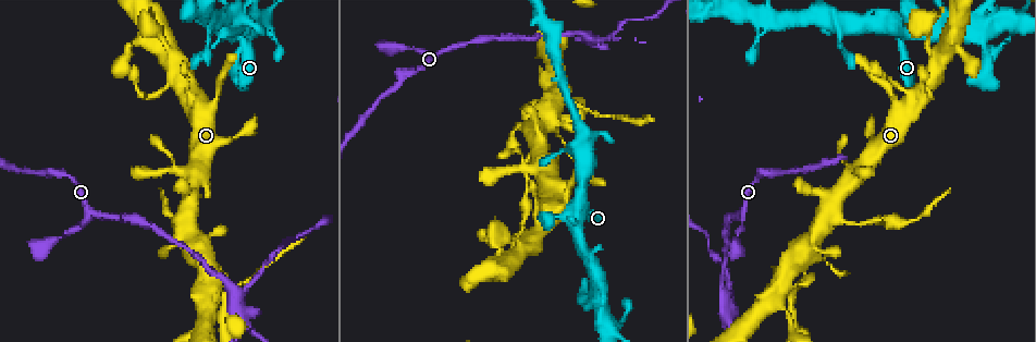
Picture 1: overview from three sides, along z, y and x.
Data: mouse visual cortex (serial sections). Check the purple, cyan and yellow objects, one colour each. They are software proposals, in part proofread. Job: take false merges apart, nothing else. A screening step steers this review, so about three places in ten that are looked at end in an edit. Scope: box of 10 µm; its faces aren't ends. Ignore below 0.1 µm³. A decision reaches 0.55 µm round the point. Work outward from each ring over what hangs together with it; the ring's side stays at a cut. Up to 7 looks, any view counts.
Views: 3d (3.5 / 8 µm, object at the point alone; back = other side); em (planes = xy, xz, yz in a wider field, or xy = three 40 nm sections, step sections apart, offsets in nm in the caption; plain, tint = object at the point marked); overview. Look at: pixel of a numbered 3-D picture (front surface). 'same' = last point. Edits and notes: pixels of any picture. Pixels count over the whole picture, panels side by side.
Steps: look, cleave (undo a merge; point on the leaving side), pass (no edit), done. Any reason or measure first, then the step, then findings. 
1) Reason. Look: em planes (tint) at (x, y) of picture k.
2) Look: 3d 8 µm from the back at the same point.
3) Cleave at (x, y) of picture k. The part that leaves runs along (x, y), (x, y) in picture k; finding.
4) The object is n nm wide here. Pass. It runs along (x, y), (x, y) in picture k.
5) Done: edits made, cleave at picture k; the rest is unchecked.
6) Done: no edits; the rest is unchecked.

Thin arm on a thick one. Look: 3d 3.5 µm at (836, 215) of picture 1.

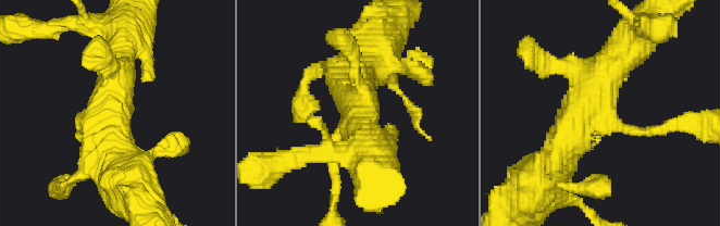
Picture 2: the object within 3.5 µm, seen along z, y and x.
Shape alone is not enough. Look: em xy step 2 (tint) at (607, 112) of picture 2.

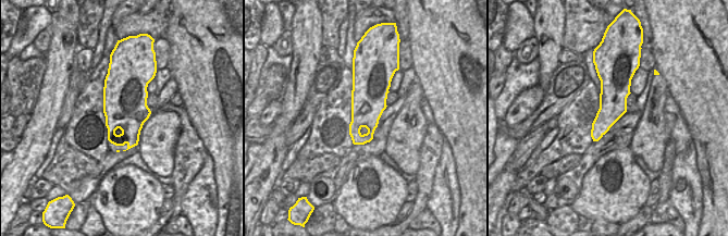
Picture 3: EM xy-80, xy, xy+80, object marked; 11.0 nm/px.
Pass. All the same cell.

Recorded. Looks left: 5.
Abrupt turn. Look: 3d 3.5 µm at (587, 34) of picture 1.

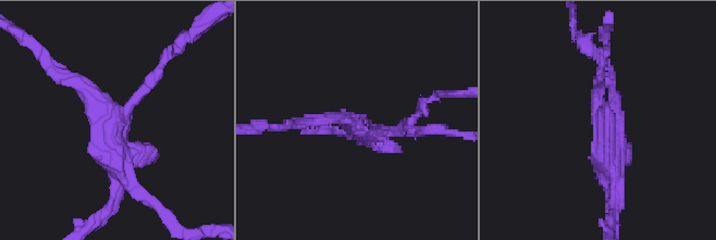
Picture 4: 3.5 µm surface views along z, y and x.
3 arms meet here; the arms are 150, 150, 300 nm wide. Look: em xy step 1 (tint) at (602, 119) of picture 4.

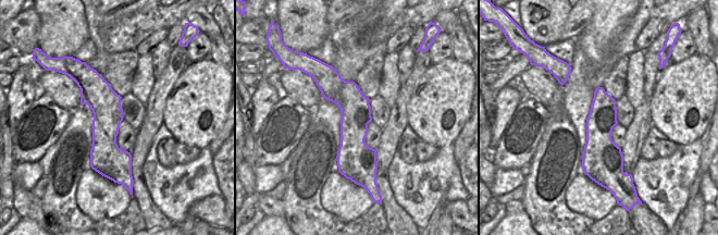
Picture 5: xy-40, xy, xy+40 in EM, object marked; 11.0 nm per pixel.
Cleave at (100, 217) of picture 4. The part that leaves runs along (127, 111), (184, 38) in picture 4; a second cell is stuck on.

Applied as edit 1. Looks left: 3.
Look: 3d 8 µm from the back at (784, 294) of picture 1.

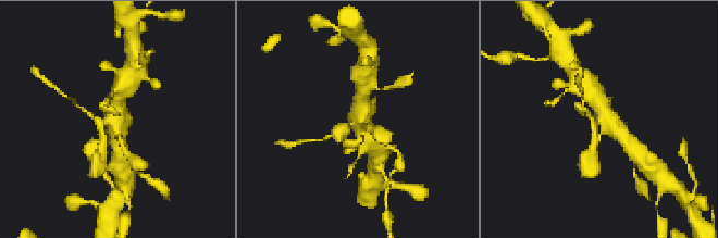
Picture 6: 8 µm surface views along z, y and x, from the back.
Look: em planes (tint) at the same point.

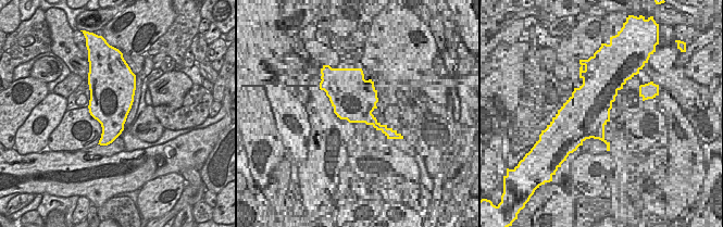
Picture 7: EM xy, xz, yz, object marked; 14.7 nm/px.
Cleave at (102, 153) of picture 6. The part that leaves runs along (102, 125), (101, 154), (94, 166) in picture 6; a second cell is stuck on.

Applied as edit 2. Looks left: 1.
Done: edits made, cleave at picture 4, cleave at picture 6; the rest is unchecked.

